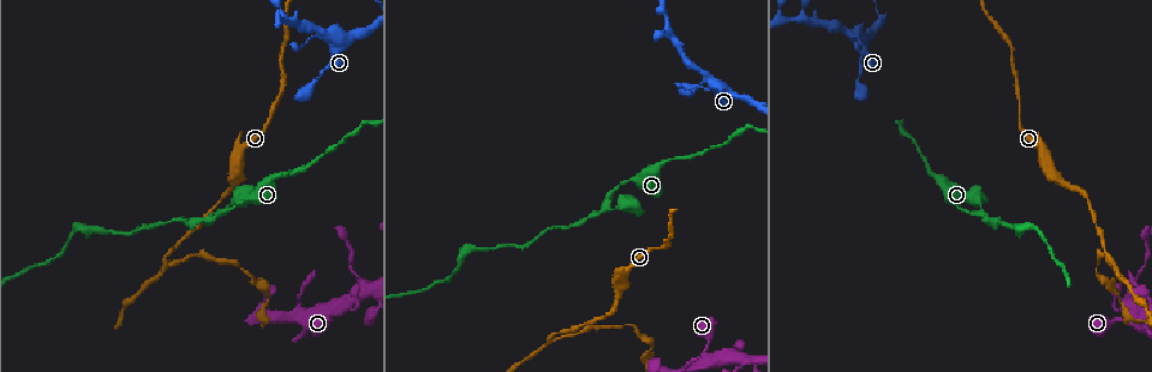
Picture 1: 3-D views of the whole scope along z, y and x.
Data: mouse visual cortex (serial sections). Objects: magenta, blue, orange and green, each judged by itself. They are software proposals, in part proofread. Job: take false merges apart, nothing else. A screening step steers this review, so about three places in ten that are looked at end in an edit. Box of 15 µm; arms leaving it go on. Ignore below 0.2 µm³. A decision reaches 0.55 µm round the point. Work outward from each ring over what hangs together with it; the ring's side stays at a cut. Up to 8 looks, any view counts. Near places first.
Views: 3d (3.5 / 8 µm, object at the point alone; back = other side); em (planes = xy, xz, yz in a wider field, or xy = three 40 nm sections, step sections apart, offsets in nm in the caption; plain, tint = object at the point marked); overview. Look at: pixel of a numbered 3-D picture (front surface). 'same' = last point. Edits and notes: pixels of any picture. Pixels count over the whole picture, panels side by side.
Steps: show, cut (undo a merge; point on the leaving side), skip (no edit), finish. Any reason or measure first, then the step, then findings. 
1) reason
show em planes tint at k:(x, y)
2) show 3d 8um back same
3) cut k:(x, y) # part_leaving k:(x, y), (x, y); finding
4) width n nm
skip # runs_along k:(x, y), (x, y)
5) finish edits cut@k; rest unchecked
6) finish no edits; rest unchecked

arms part here
show 3d 3.5um at 1:(1127, 291)

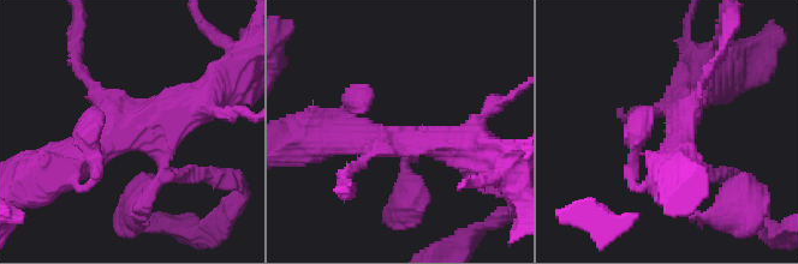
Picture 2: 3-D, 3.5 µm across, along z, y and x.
show em xy step 5 tint at 2:(679, 131)

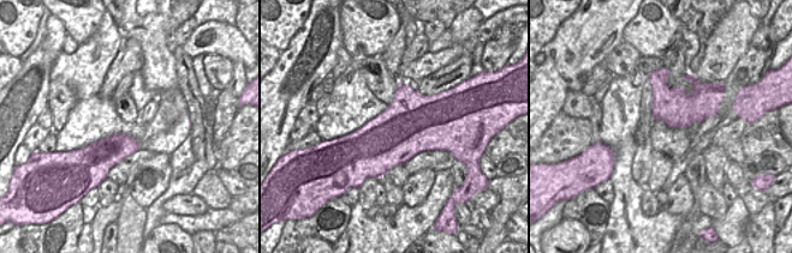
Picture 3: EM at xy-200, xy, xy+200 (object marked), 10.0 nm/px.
skip # runs_along 2:(326, 131), (381, 144), (426, 137); continuous, no second cell

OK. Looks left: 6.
three-way junction
show 3d 3.5um at 1:(163, 262)

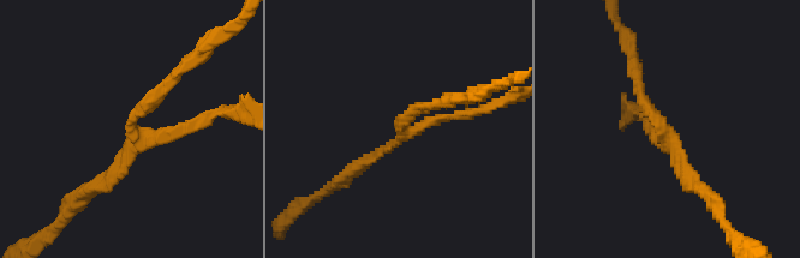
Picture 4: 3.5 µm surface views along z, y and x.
arms 3; arm_widths 150, 150, 150 nm
show em xy step 1 tint at 4:(133, 133)

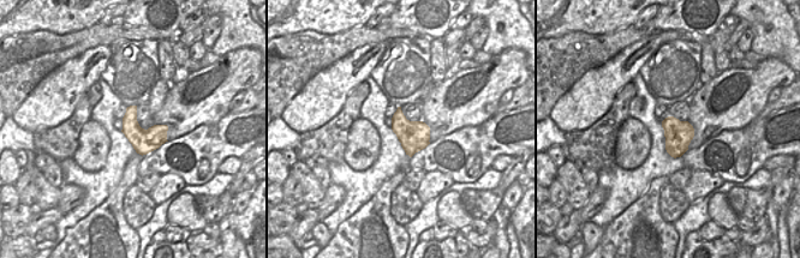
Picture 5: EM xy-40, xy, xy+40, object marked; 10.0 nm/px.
width 300 nm
skip # runs_along 4:(638, 78), (666, 130), (646, 119); continuous, no second cell

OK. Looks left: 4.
arms part here
show 3d 3.5um at 1:(223, 212)

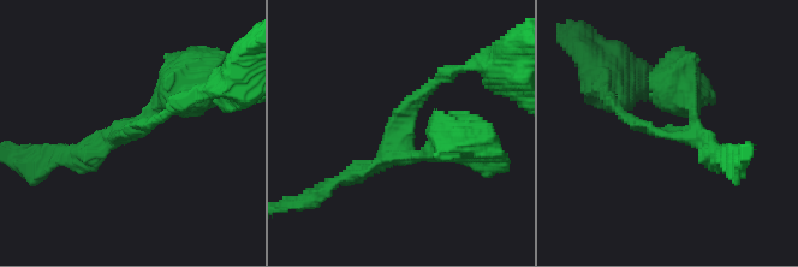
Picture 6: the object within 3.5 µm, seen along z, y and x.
arms 3
skip # runs_along 6:(435, 84), (387, 155), (335, 183); continuous, no second cell

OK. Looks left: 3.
a narrow waist
show 3d 8um back at 1:(651, 347)

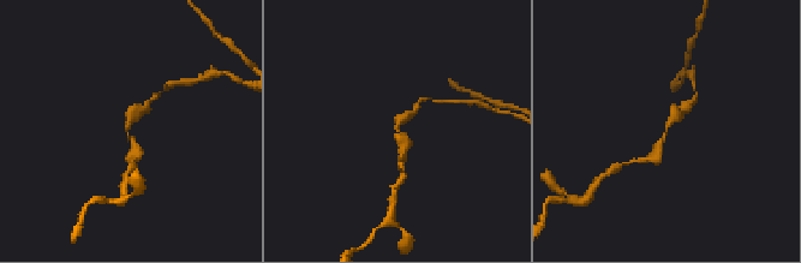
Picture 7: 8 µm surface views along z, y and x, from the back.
show 3d 3.5um at 7:(126, 129)

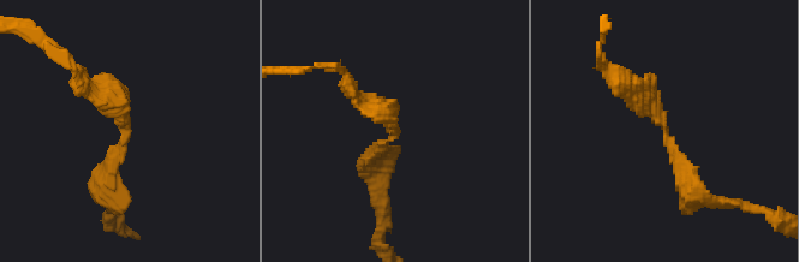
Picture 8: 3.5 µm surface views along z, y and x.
arm_widths 250, 250 nm; now the EM
show em xy step 5 tint at 8:(128, 141)

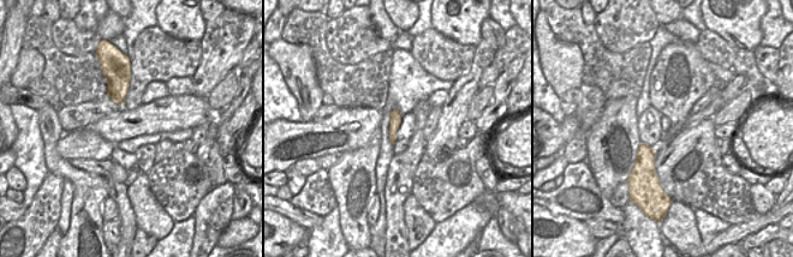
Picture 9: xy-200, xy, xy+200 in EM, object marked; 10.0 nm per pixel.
skip # all the same cell

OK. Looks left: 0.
finish no edits; rest unchecked

